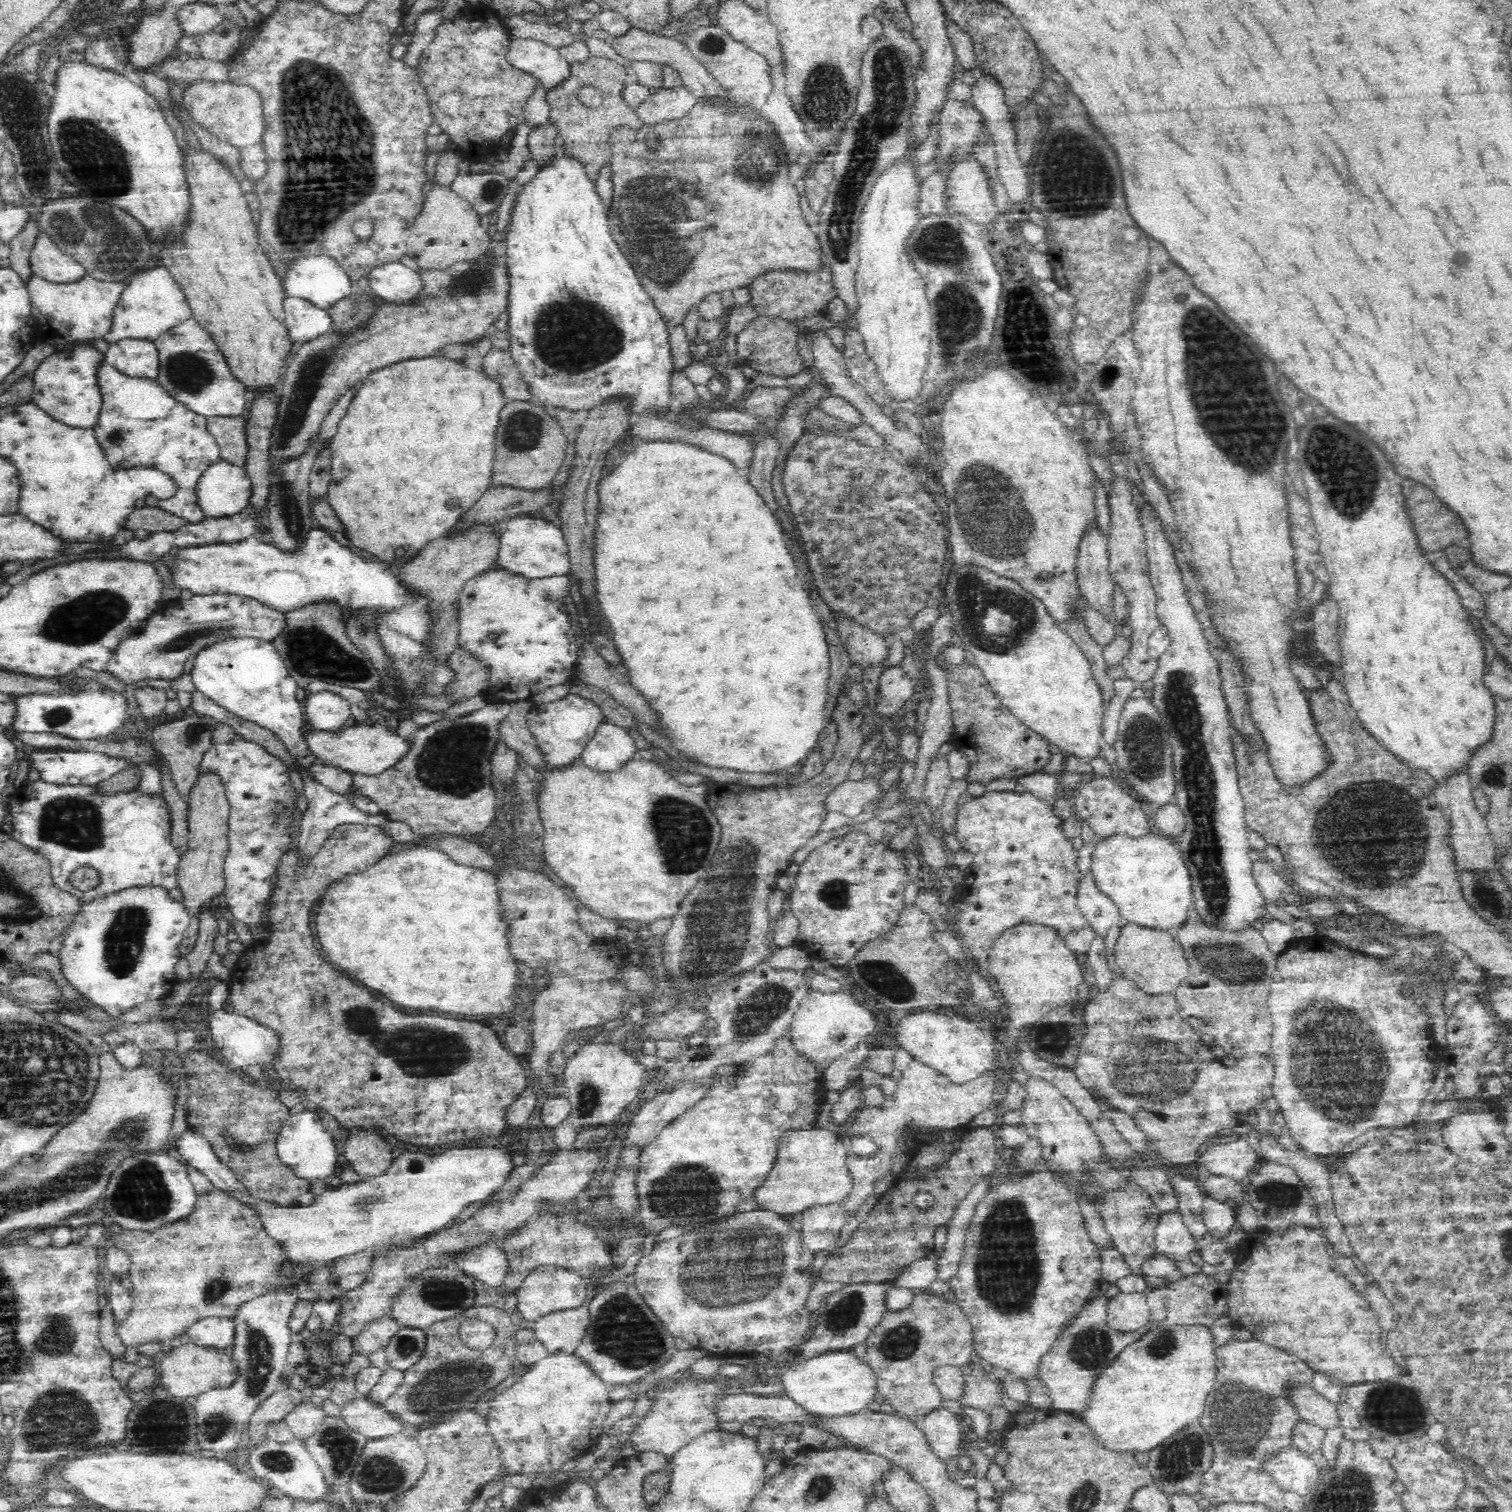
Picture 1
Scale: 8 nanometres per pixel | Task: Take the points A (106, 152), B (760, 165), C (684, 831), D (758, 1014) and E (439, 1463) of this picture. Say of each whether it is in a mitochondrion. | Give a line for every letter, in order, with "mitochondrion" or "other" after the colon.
A: mitochondrion
B: mitochondrion
C: mitochondrion
D: mitochondrion
E: other

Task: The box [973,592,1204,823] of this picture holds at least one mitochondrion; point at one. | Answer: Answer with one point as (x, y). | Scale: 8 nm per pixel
(1144, 745)

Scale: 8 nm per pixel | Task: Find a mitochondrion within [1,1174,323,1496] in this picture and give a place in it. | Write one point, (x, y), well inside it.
(60, 1416)

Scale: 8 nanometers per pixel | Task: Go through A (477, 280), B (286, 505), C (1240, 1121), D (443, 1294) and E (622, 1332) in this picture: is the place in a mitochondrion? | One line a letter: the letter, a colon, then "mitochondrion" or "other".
A: mitochondrion
B: mitochondrion
C: other
D: mitochondrion
E: mitochondrion

